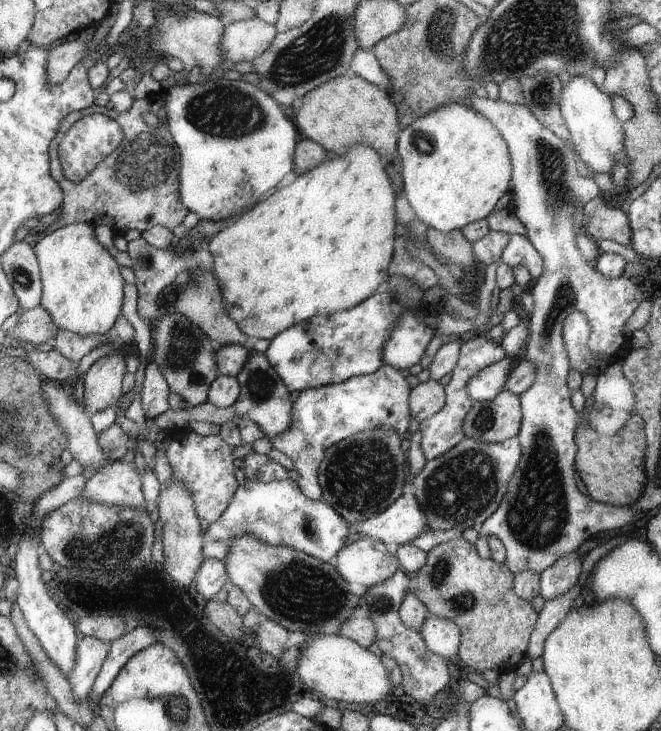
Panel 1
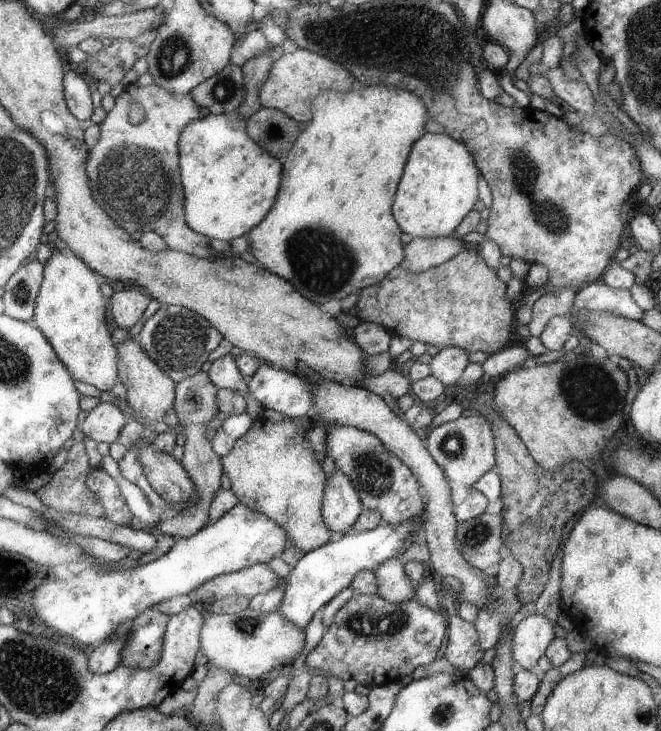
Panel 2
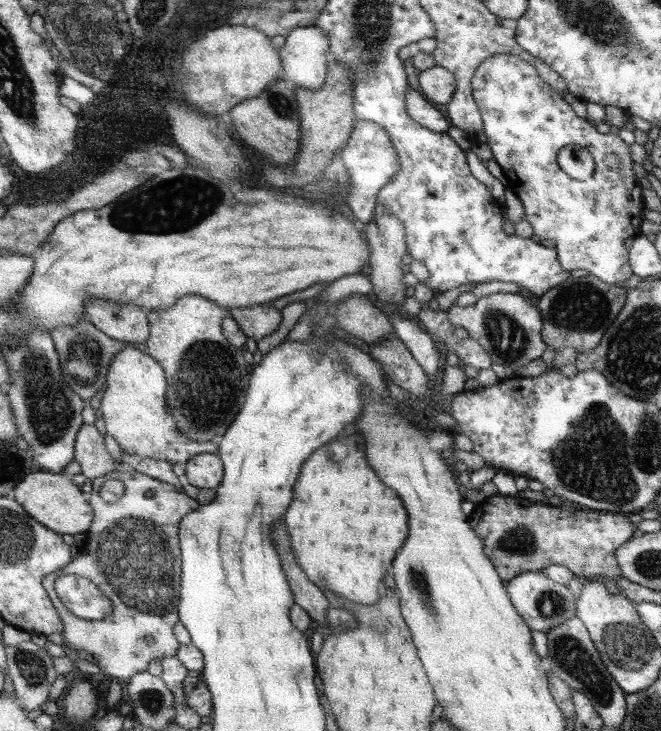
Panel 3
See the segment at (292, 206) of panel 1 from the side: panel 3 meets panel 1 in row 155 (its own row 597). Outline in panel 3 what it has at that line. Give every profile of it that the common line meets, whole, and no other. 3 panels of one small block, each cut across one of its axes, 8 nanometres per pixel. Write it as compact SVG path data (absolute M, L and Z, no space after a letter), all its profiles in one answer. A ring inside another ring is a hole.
M359 434L341 436L315 450L303 462L303 474L295 482L295 502L281 520L287 524L293 556L315 586L369 606L381 598L377 584L403 550L409 516L403 510L403 500L379 482L365 456L365 440Z

